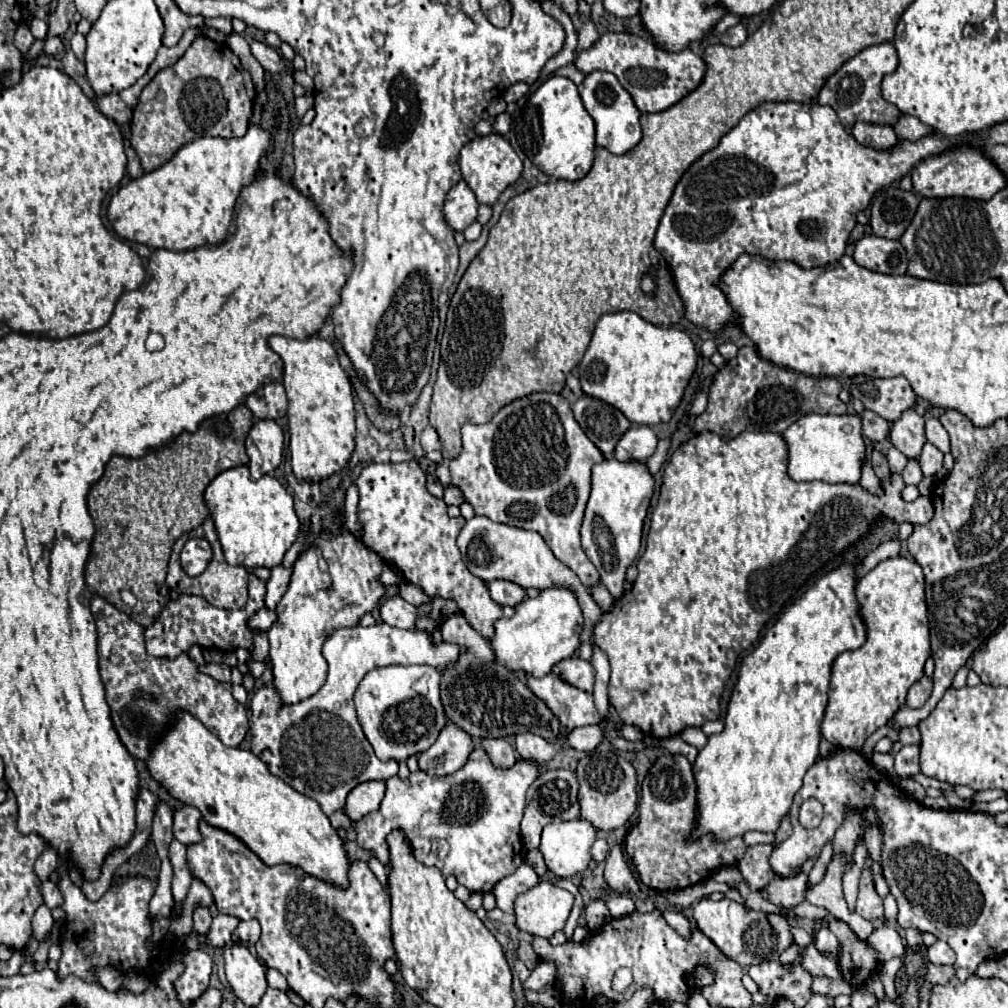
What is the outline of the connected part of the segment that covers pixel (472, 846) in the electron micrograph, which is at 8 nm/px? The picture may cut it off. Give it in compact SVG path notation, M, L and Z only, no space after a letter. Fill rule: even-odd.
M479 747L471 751L467 763L453 775L429 777L423 771L415 771L407 781L391 777L387 779L387 791L379 811L353 823L357 833L355 843L377 857L385 869L391 869L387 835L391 831L403 831L419 863L437 867L443 877L453 875L471 893L487 893L523 861L519 823L525 809L525 793L537 775L539 769L527 761L517 761L505 771L495 769L487 753ZM429 811L437 815L437 821L419 829L421 817ZM433 841L437 841L437 853Z

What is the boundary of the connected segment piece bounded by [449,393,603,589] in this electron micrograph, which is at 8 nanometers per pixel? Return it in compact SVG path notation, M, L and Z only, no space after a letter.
M531 393L505 405L483 425L465 423L461 437L463 449L449 461L449 469L453 485L461 489L475 515L537 531L587 589L597 585L599 571L581 549L579 527L589 499L591 467L603 461L603 455L577 425L569 401L559 393Z

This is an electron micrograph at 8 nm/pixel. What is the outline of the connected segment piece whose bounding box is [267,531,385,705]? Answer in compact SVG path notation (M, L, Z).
M349 531L339 535L321 533L317 545L299 555L299 559L293 565L289 589L283 595L283 599L277 603L277 623L267 631L269 645L271 645L269 659L273 671L273 687L285 705L293 705L303 699L309 699L323 687L327 679L327 663L323 661L321 645L325 637L335 629L335 625L355 627L365 613L373 611L379 605L379 599L385 593L385 587L377 581L383 565L385 563L381 561L381 557L371 549L367 549L363 541Z

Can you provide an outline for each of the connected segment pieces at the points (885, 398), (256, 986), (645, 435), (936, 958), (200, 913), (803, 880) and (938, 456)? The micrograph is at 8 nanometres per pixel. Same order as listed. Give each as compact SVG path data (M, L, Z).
M855 375L851 379L851 395L861 399L865 409L875 411L887 421L895 421L901 413L915 405L915 393L905 377L875 379L867 375Z
M239 941L227 943L223 947L223 957L225 957L225 973L231 989L245 1005L255 1007L267 989L263 965Z
M631 425L615 447L615 457L619 461L647 461L657 447L657 437L647 425Z
M935 941L927 949L927 957L935 965L953 965L955 963L955 953L953 953L953 949L945 941Z
M197 907L195 915L193 915L193 931L197 935L207 935L209 927L211 927L211 913L209 913L209 909Z
M811 857L803 871L795 875L795 879L773 879L769 887L765 887L765 893L771 903L783 905L783 907L793 907L801 901L805 901L807 893L807 875L813 869L813 863L817 863L817 857Z
M925 443L923 451L921 451L921 457L919 457L919 463L921 463L923 475L933 477L943 467L943 453L935 445Z

